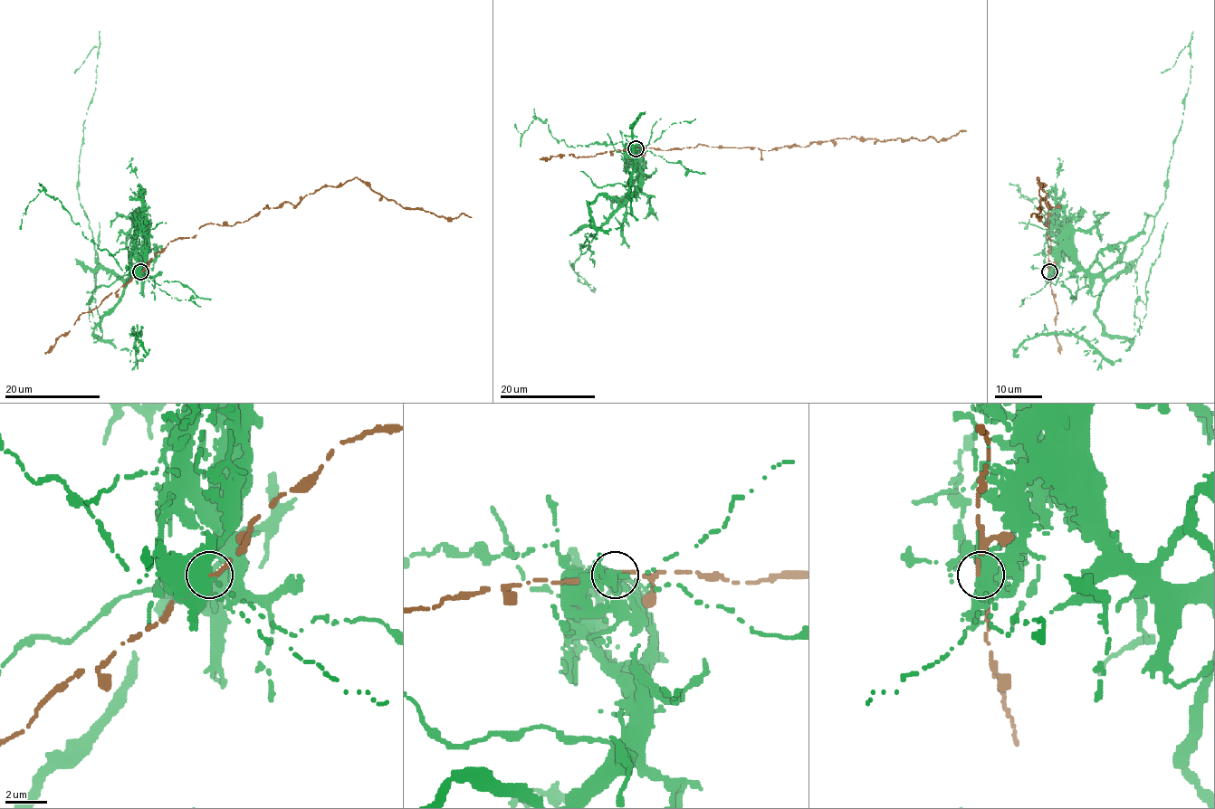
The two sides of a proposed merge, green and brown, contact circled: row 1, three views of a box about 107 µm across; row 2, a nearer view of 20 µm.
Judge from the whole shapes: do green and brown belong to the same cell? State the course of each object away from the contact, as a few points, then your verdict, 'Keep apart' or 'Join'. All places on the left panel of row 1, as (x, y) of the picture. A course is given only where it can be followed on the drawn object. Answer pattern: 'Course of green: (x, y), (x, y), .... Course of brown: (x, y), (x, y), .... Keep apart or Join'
Course of green: (140, 271), (149, 249), (146, 269), (93, 331), (98, 338), (98, 253), (78, 174), (99, 47), (74, 73). Course of brown: (140, 271), (168, 242), (195, 237), (206, 223), (234, 225), (355, 177), (406, 208), (472, 217). Keep apart

